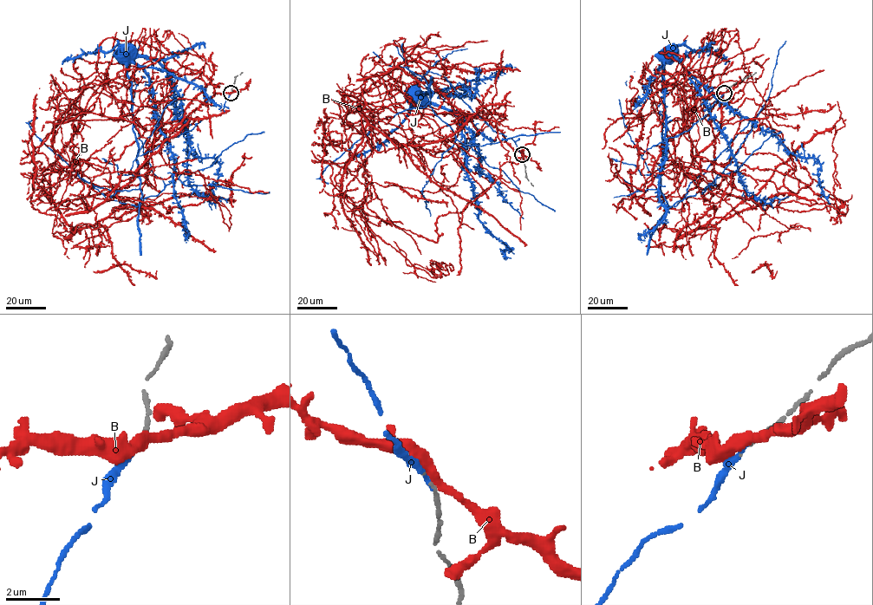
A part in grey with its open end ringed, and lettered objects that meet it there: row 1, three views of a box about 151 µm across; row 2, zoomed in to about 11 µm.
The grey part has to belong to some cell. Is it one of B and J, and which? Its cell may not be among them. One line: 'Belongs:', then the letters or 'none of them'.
Belongs: J

